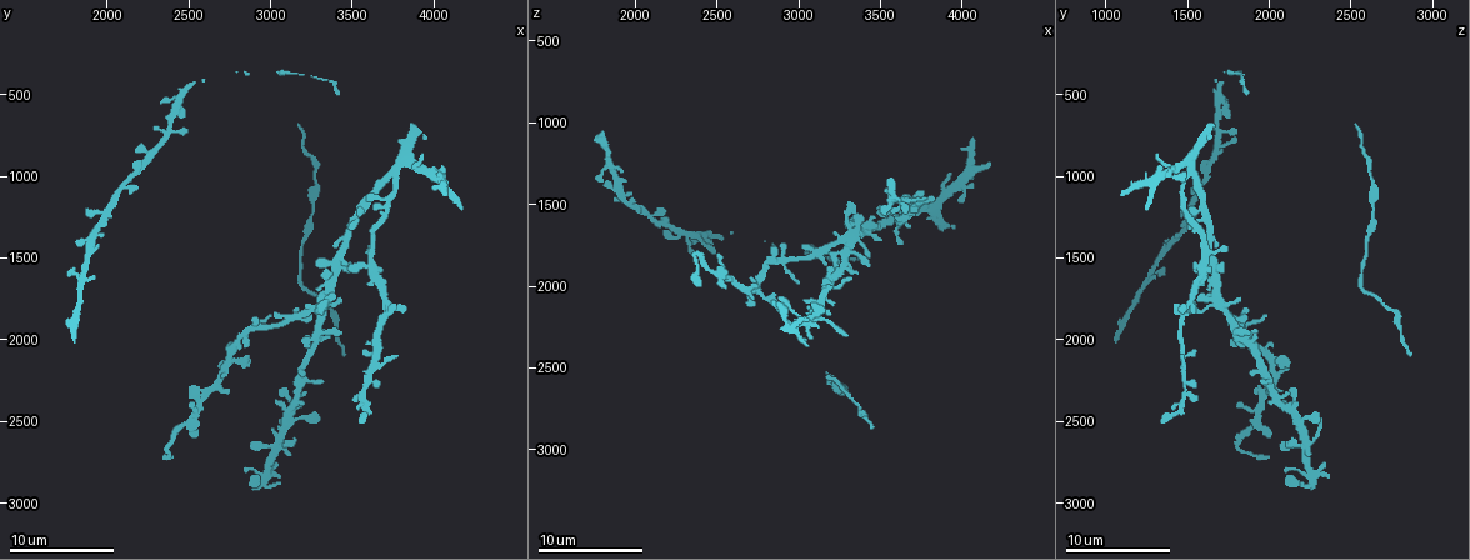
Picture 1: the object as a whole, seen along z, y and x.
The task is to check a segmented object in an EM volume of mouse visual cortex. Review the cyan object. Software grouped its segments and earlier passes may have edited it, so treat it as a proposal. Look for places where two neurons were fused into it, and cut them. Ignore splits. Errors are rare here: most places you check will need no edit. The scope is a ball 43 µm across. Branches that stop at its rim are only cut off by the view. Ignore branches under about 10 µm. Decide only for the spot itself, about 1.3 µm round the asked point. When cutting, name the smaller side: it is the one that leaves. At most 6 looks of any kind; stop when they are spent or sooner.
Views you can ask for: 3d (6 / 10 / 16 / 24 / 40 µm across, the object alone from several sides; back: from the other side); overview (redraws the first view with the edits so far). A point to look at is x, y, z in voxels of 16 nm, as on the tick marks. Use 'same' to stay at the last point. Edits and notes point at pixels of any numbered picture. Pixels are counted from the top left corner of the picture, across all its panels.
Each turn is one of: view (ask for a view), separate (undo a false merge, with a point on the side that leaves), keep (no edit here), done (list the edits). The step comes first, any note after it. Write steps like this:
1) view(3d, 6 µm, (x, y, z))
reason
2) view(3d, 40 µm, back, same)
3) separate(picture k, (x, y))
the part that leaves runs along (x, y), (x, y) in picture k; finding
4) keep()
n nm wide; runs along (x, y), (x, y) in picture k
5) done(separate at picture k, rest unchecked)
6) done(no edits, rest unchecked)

view(3d, 6 µm, (3740, 1000, 1520))
thin arm on a thick one

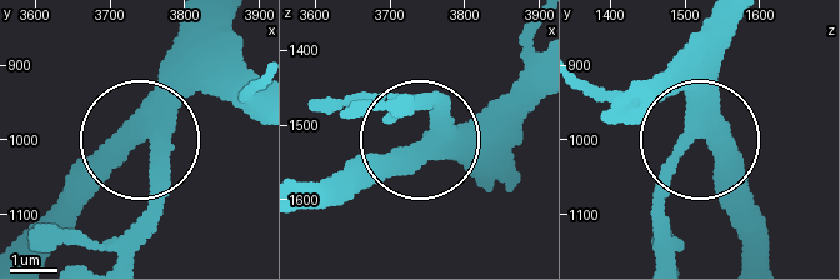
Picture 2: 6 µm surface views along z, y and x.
keep()
3 arms; continuous, no second neuron

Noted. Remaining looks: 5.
view(3d, 16 µm, (3180, 1680, 2560))
a narrow waist

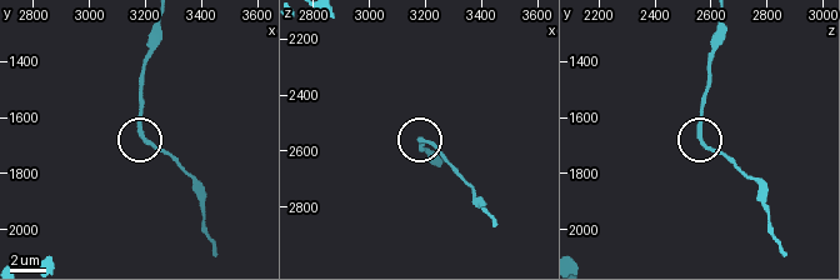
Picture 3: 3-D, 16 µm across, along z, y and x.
view(3d, 16 µm, back, (3180, 1660, 2570))

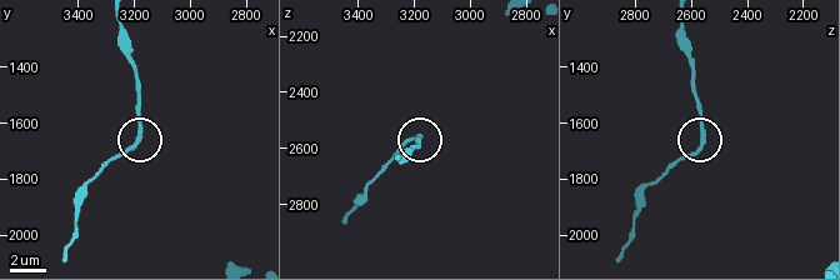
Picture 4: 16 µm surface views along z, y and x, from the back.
keep()
190 nm wide; one neuron here

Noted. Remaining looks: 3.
view(3d, 10 µm, (2920, 1900, 1900))
four or more arms meet

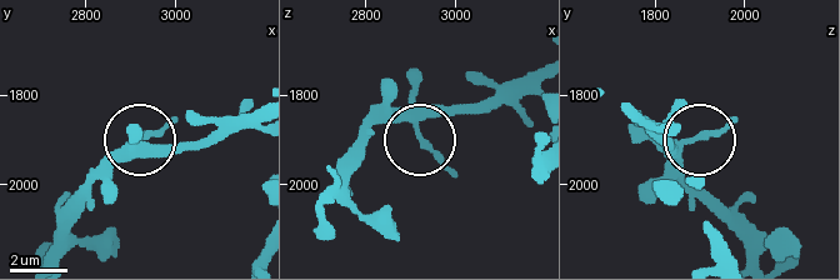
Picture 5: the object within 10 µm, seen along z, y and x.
keep()
side arm 21 µm; runs along (534, 76), (483, 105), (433, 113), (419, 134), (371, 118) in picture 5; continuous, no second neuron

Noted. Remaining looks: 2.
done(no edits, rest unchecked)

